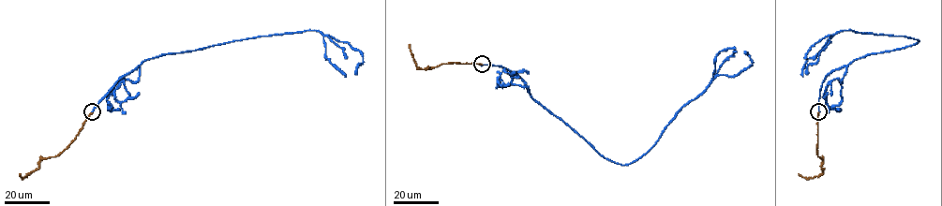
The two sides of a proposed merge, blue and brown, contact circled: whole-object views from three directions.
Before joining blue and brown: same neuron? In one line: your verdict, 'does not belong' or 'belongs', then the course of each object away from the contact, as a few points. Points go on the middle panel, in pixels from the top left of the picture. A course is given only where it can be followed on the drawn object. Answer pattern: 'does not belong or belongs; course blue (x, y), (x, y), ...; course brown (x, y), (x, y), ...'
does not belong; course blue (481, 65), (518, 76), (533, 99), (622, 165), (642, 156), (717, 76), (736, 76), (752, 65), (744, 51); course brown (481, 65), (444, 63), (430, 68), (420, 68), (410, 44)

